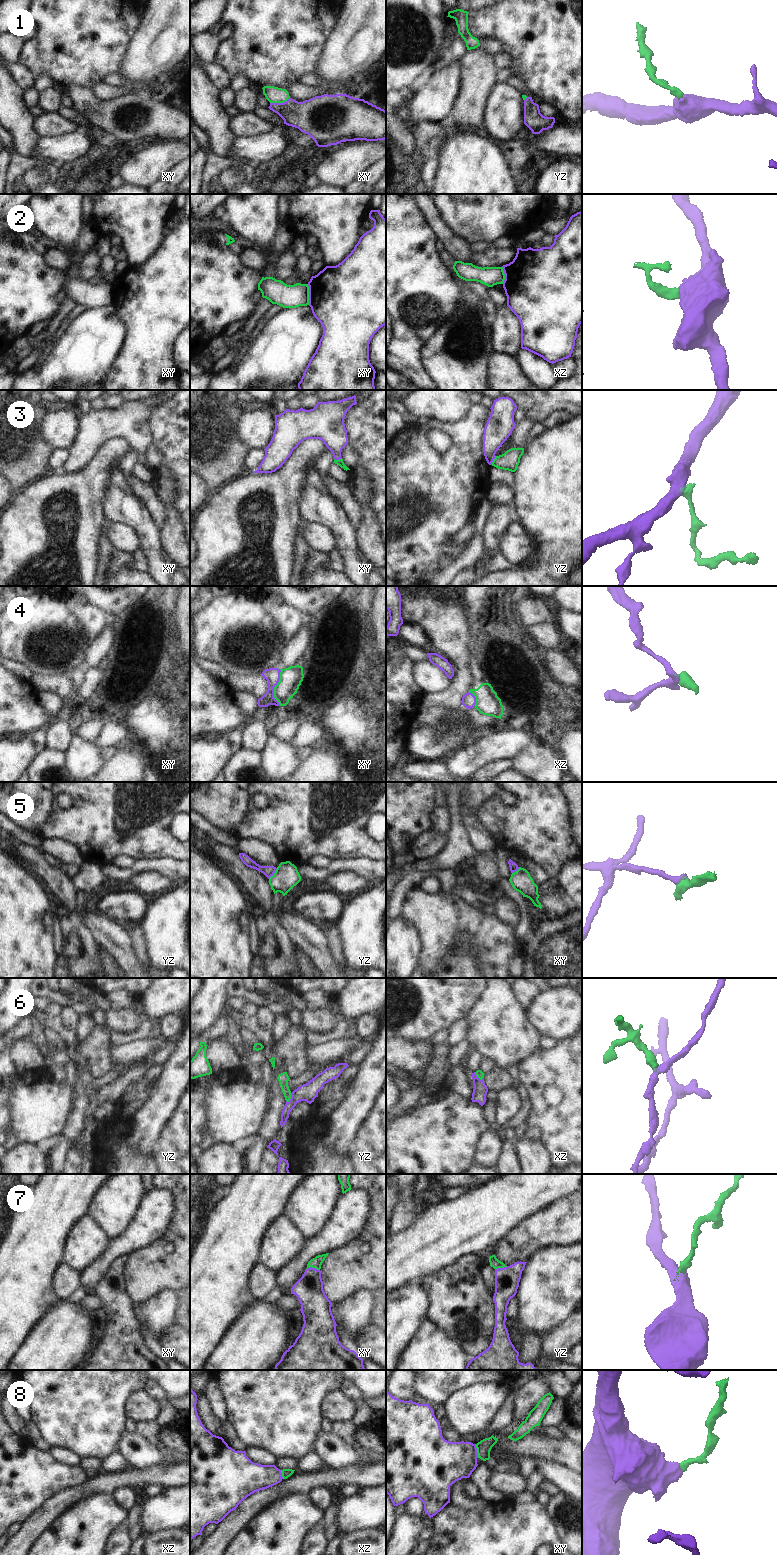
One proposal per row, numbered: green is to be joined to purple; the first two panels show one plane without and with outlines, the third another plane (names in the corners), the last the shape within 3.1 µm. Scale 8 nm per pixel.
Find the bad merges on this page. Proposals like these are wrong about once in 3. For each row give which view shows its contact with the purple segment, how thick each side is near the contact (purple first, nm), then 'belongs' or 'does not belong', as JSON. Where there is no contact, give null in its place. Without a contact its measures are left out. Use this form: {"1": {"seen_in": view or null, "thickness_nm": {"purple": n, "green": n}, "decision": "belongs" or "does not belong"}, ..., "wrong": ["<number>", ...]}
{"1": {"seen_in": "xy", "thickness_nm": {"purple": 240, "green": 130}, "decision": "belongs"}, "2": {"seen_in": "xy", "thickness_nm": {"purple": 500, "green": 190}, "decision": "does not belong"}, "3": {"seen_in": "yz", "thickness_nm": {"purple": 200, "green": 150}, "decision": "belongs"}, "4": {"seen_in": "xy", "thickness_nm": {"purple": 120, "green": 180}, "decision": "does not belong"}, "5": {"seen_in": "yz", "thickness_nm": {"purple": 90, "green": 200}, "decision": "does not belong"}, "6": {"seen_in": "yz", "thickness_nm": {"purple": 150, "green": 90}, "decision": "belongs"}, "7": {"seen_in": "xy", "thickness_nm": {"purple": 220, "green": 90}, "decision": "belongs"}, "8": {"seen_in": "xy", "thickness_nm": {"purple": 340, "green": 120}, "decision": "does not belong"}, "wrong": ["2", "4", "5", "8"]}

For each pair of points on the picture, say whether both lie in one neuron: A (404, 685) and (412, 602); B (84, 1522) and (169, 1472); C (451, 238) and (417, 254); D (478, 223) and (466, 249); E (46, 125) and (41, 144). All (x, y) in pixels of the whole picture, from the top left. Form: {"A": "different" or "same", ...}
{"A": "different", "B": "different", "C": "different", "D": "different", "E": "different"}

